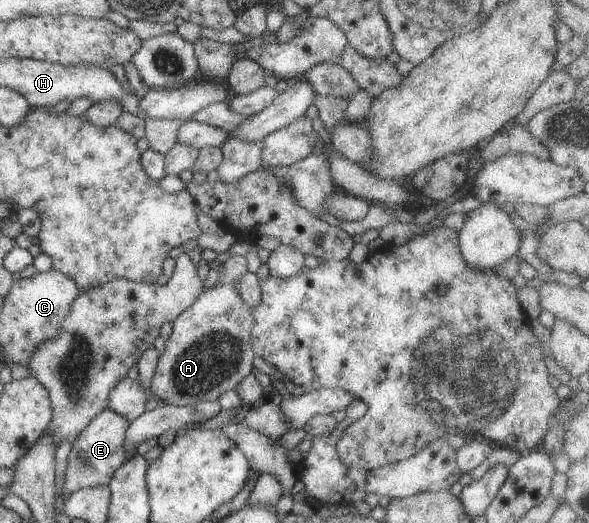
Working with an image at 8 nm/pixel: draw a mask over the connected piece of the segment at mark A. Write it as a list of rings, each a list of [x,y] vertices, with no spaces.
[[[232,255],[222,263],[220,280],[212,288],[202,289],[196,302],[189,306],[174,320],[170,338],[166,340],[165,349],[158,358],[158,364],[148,390],[156,394],[164,403],[174,406],[195,405],[200,401],[216,401],[227,390],[236,388],[248,374],[252,373],[252,361],[255,357],[250,336],[253,332],[254,317],[250,307],[240,298],[236,284],[238,278],[247,271],[247,257]]]

